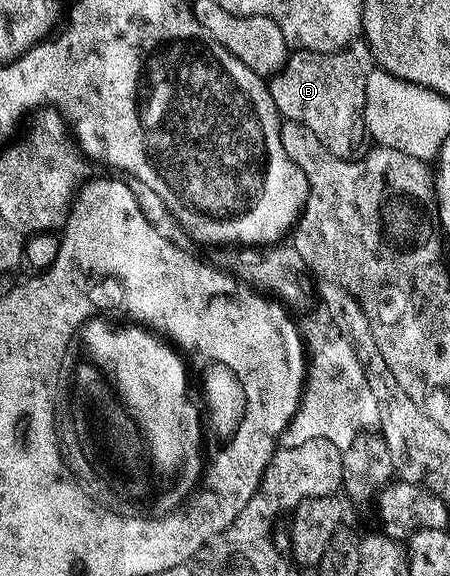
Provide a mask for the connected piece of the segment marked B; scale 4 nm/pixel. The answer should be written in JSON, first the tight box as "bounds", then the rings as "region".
{"bounds":[269,51,367,159],"region":[[[297,51],[287,58],[285,65],[269,80],[270,100],[276,105],[279,116],[291,123],[299,123],[312,133],[336,157],[349,159],[367,138],[364,105],[366,104],[366,76],[357,71],[350,63],[342,60],[341,54],[326,54],[324,52]]]}

